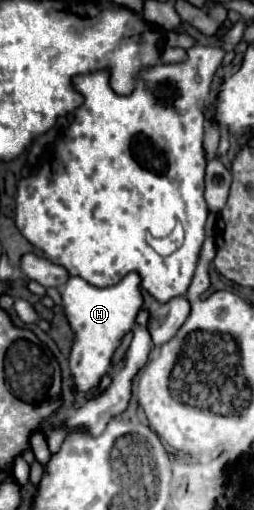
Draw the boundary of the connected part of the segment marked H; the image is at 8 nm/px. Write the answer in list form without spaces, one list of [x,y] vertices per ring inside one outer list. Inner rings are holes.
[[[130,272],[116,286],[98,288],[82,280],[80,276],[72,276],[62,286],[62,304],[66,310],[66,318],[70,328],[74,330],[74,344],[70,352],[70,370],[76,380],[76,388],[80,392],[90,390],[100,382],[100,378],[110,368],[110,358],[114,350],[120,346],[122,338],[132,330],[136,316],[142,308],[142,288],[140,276]]]

